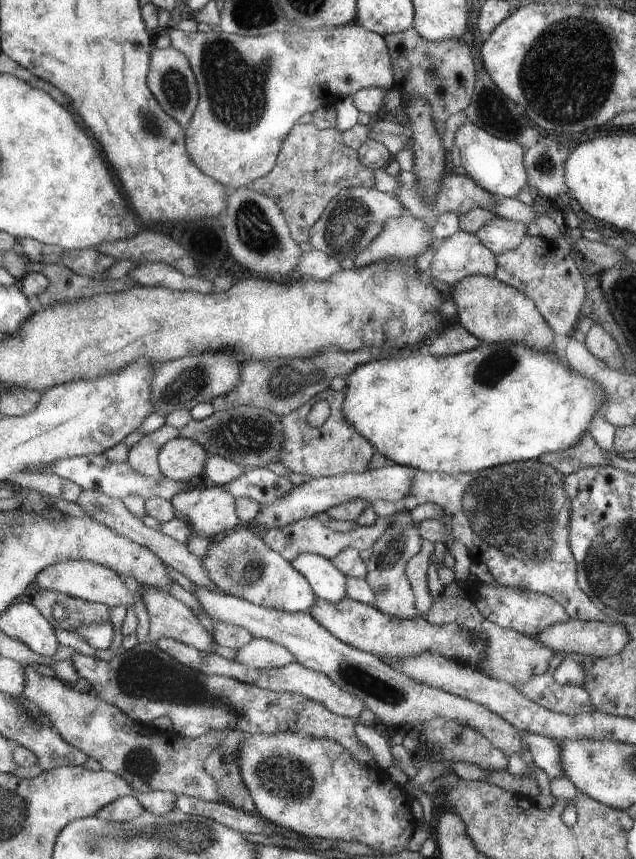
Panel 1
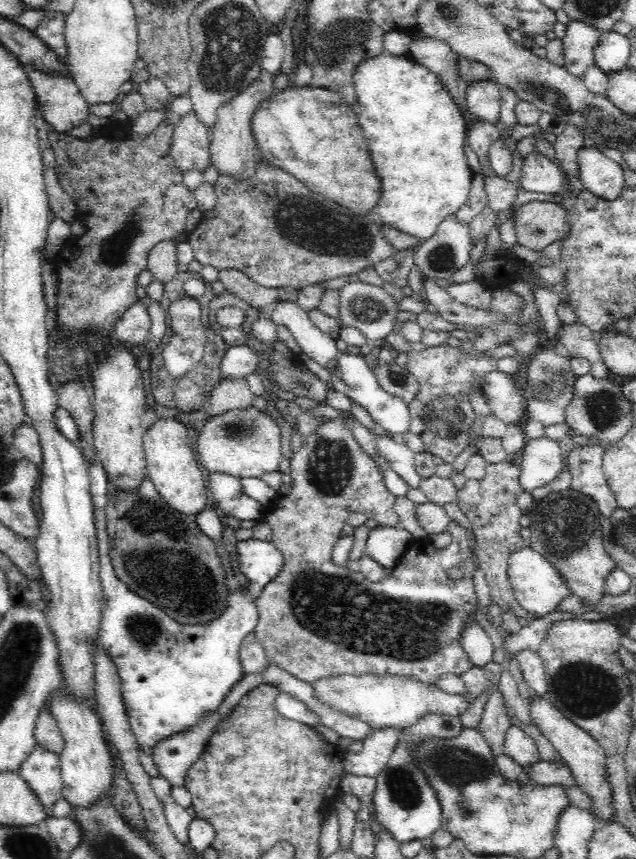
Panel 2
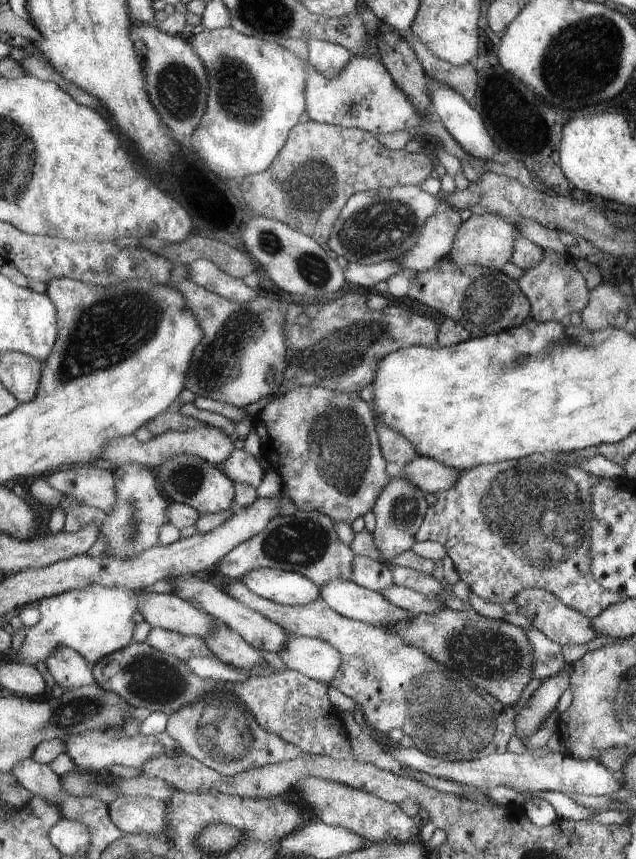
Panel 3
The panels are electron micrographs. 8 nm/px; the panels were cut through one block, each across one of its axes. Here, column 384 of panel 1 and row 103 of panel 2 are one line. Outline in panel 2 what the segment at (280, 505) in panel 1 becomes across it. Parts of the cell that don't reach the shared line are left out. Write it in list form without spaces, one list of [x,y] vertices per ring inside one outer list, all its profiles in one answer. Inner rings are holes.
[[[472,80],[466,86],[468,117],[497,123],[500,116],[500,91],[494,80]]]

